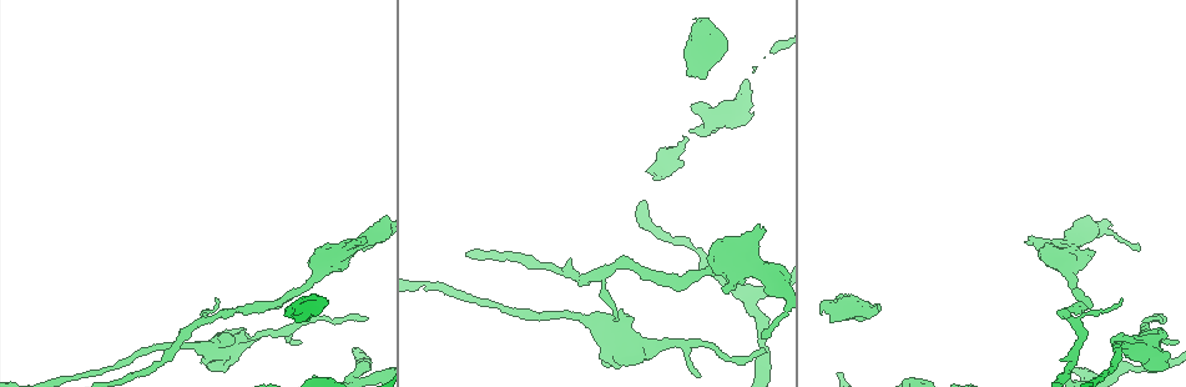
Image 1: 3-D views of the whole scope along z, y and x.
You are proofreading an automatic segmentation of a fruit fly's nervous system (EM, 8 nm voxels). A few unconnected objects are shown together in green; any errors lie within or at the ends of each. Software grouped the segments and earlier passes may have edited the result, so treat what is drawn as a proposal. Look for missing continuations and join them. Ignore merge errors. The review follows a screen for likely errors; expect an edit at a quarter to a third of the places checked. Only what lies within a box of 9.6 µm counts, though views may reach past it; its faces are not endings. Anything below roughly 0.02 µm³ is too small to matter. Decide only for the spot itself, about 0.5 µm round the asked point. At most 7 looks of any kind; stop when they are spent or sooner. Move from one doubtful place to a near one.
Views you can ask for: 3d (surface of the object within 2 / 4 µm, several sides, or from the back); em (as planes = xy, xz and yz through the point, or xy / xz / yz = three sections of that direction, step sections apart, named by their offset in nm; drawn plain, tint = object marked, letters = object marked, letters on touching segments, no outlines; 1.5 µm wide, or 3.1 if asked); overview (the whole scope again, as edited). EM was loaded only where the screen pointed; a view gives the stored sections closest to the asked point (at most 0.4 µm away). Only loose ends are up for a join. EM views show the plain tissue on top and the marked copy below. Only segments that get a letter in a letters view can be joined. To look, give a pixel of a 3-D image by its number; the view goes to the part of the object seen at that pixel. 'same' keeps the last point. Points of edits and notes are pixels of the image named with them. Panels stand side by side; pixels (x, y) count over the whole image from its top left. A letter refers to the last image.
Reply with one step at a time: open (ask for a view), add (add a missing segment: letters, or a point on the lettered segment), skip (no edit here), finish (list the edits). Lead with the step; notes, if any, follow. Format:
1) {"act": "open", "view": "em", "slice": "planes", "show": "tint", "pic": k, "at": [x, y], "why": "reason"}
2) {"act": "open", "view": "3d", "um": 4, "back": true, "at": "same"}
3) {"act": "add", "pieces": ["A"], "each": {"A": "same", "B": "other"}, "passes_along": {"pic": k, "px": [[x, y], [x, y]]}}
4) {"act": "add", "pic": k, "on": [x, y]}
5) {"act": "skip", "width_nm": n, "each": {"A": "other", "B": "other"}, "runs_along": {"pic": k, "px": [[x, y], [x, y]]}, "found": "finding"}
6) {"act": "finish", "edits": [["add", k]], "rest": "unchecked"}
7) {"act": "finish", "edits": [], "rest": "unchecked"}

{"act": "open", "view": "em", "slice": "planes", "show": "letters", "pic": 1, "at": [1154, 315]}

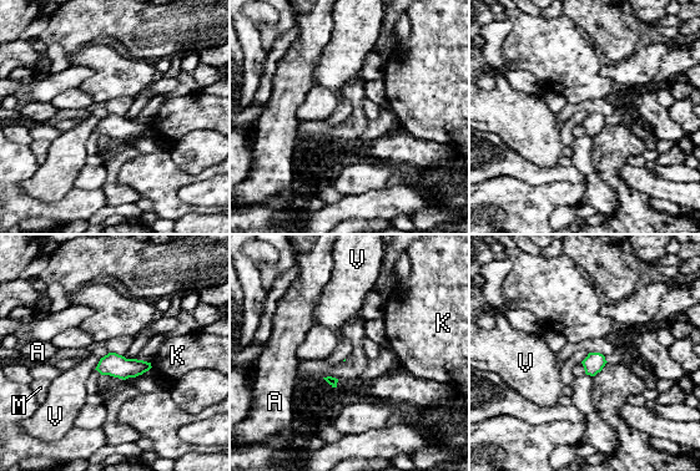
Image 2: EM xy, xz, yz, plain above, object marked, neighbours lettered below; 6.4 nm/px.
{"act": "skip", "each": {"A": "other", "K": "other", "M": "other", "V": "other"}, "border": {"pic": 2, "px": [[100, 359], [94, 369]]}, "found": "none of them fits"}

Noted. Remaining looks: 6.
{"act": "open", "view": "3d", "um": 2, "pic": 1, "at": [362, 243], "why": "free end"}

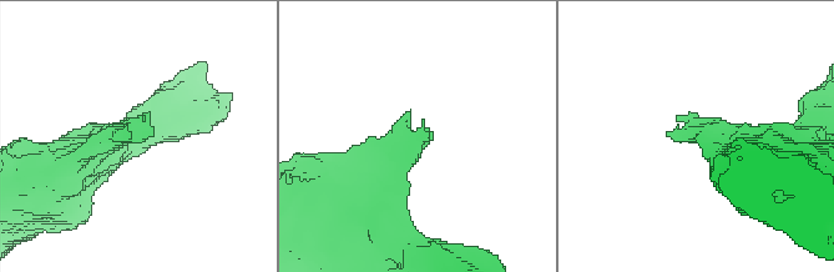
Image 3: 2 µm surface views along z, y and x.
{"act": "open", "view": "em", "slice": "planes", "show": "letters", "pic": 3, "at": [666, 132]}

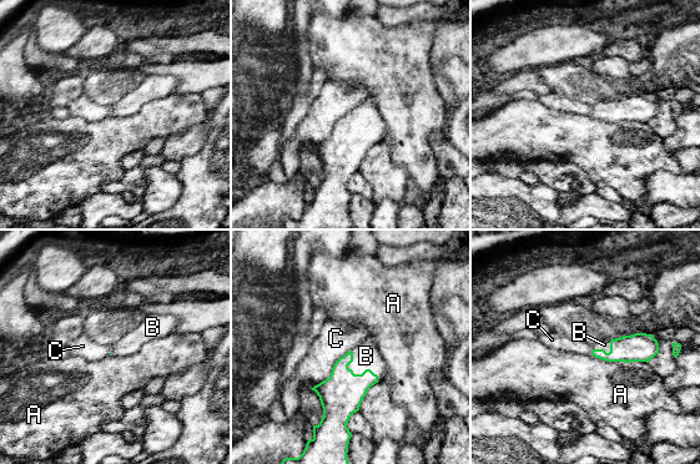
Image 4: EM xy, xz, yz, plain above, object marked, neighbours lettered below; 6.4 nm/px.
{"act": "add", "pic": 4, "on": [366, 356], "each": {"A": "other", "B": "same", "C": "other"}, "passes_along": {"pic": 4, "px": [[341, 394], [357, 374], [366, 356]]}, "found": "it goes on there"}

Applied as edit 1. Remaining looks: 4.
{"act": "finish", "edits": [["add", 4]], "rest": "unchecked"}

